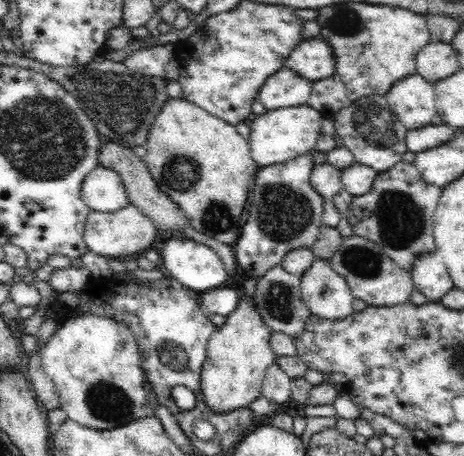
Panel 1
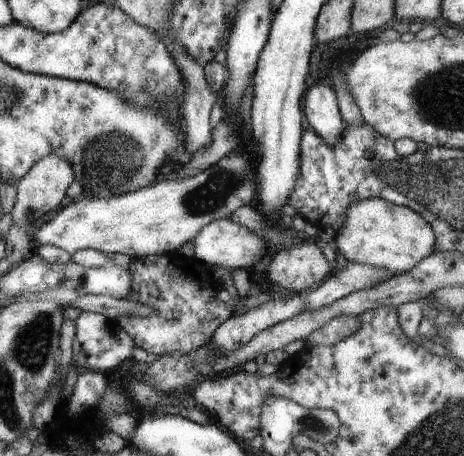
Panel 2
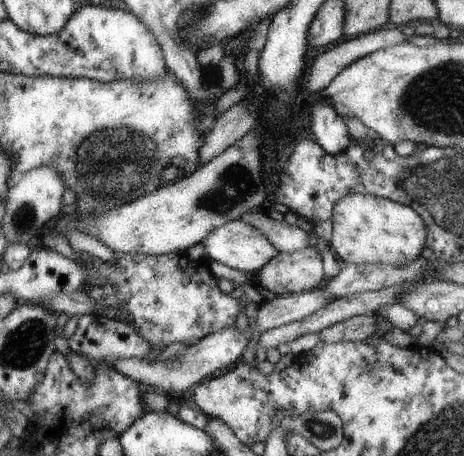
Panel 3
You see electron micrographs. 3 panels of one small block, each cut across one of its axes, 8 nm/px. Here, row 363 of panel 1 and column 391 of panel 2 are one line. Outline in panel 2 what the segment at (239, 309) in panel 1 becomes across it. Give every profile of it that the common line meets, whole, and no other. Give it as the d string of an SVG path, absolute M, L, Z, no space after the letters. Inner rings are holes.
M363 200L347 210L343 228L335 234L335 250L339 250L349 264L363 264L385 268L391 276L399 276L417 266L423 258L433 254L435 234L433 228L411 208L393 206L385 200Z

